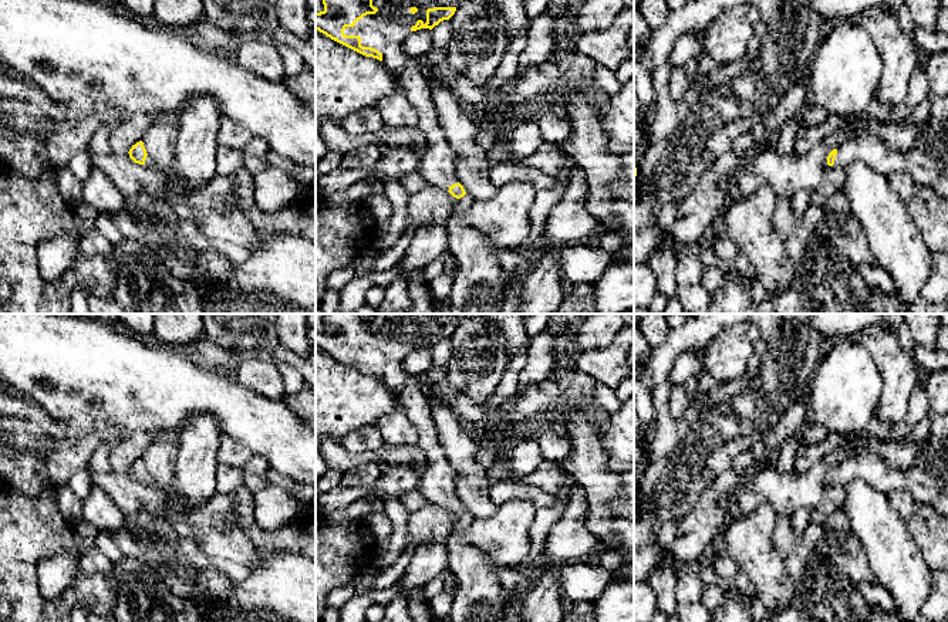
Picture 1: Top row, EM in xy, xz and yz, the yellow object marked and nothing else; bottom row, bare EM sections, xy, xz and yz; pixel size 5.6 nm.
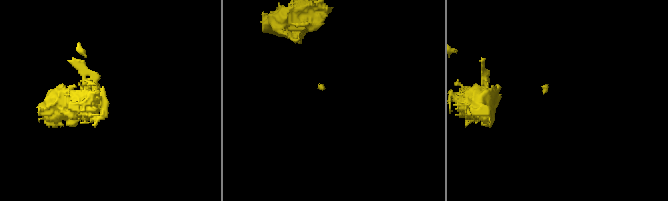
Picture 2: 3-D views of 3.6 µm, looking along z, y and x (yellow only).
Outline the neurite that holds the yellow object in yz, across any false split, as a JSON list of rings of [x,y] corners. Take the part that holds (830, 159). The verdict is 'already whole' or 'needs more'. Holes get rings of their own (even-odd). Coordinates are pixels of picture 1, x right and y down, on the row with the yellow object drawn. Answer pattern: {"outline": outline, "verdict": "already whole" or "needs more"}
{"outline": [[[930,119],[915,146],[898,152],[878,138],[864,133],[841,143],[827,156],[829,166],[860,160],[878,173],[907,172],[918,186],[928,186],[935,196],[948,199],[948,121]]], "verdict": "needs more"}

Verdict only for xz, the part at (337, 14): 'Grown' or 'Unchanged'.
Grown

